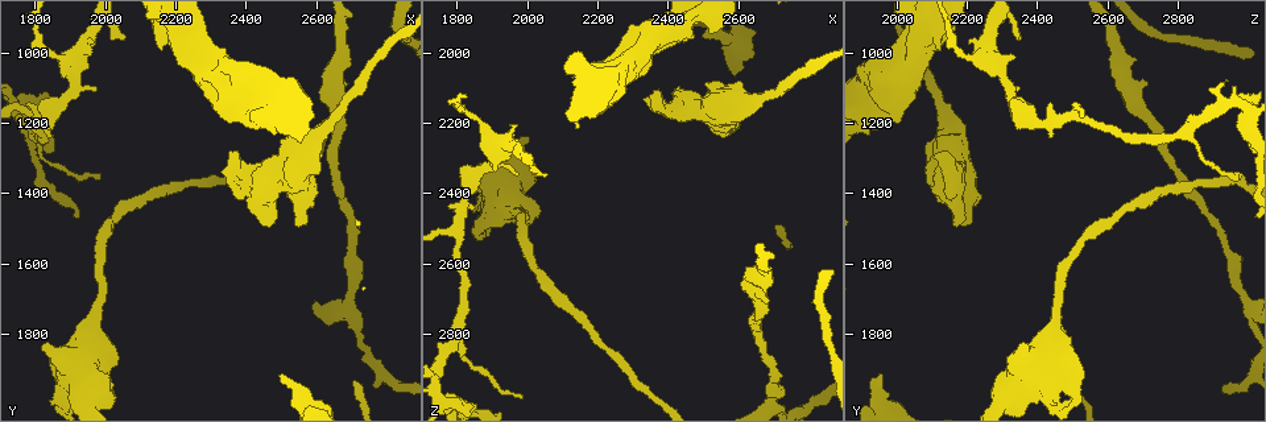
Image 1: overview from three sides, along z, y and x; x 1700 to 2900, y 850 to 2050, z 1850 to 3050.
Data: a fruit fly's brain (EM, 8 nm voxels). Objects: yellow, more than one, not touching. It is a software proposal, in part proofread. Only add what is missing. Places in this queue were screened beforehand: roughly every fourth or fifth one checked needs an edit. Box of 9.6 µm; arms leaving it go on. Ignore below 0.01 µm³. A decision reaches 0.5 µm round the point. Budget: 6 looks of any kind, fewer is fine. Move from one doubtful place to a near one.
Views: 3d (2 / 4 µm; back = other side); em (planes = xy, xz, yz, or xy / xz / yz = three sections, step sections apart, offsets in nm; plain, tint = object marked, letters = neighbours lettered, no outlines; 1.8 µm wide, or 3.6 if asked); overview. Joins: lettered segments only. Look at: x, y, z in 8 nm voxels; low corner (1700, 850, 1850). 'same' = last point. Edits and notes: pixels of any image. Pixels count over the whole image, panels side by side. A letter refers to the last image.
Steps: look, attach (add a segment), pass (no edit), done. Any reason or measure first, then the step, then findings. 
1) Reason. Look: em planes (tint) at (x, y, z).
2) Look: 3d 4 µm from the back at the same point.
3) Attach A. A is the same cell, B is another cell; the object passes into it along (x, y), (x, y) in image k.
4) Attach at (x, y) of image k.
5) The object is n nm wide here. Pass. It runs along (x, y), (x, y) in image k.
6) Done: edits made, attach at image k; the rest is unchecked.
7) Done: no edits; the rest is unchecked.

Branch stops here. Look: em 3.6 µm yz step 16 (letters) at (1970, 1110, 2340).

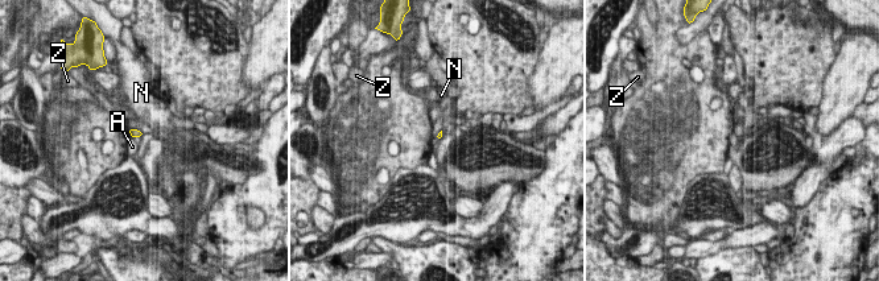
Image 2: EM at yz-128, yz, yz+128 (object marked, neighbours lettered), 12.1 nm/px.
Another direction. Look: em 3.6 µm planes (letters) at the same point.

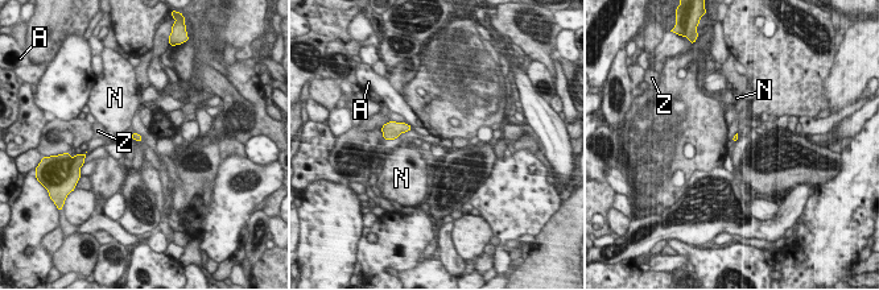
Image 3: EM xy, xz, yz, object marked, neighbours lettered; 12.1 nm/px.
Pass. A, N and Z are other cells; a border runs along (404, 123), (412, 128) in image 3; none of them fits.

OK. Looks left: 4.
Branch stops here. Look: 3d 4 µm from the back at (2540, 1490, 2180).

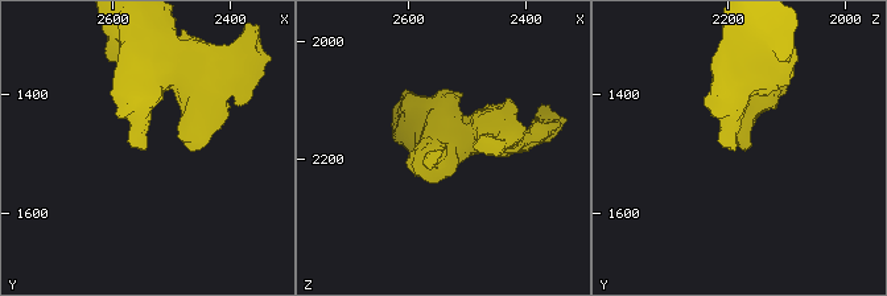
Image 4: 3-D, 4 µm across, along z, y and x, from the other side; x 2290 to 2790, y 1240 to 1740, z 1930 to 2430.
Look: em yz step 8 (letters) at (2550, 1495, 2185).

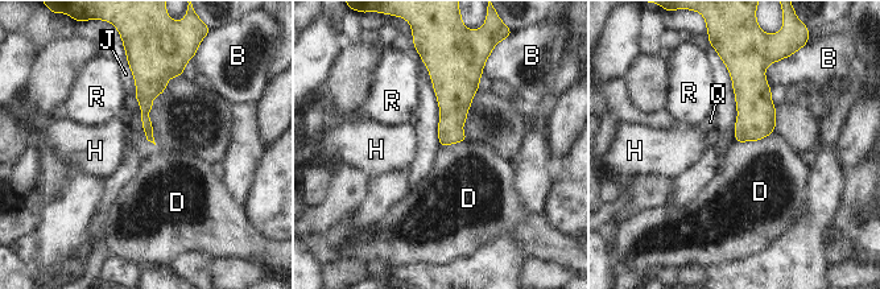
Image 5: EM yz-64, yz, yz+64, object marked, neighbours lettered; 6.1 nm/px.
Look: em planes (letters) at the same point.

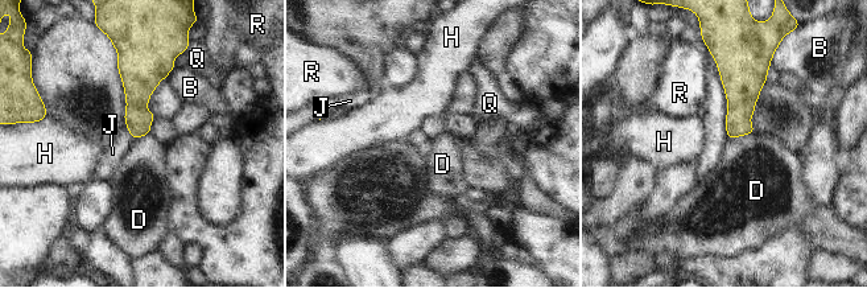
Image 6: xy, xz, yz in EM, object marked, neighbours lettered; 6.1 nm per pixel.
Pass. B, D, H, J, Q and R are other cells; a border runs along (754, 131), (727, 139) in image 6; no lettered segment goes on from it.

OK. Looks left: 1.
Done: no edits; the rest is unchecked.

